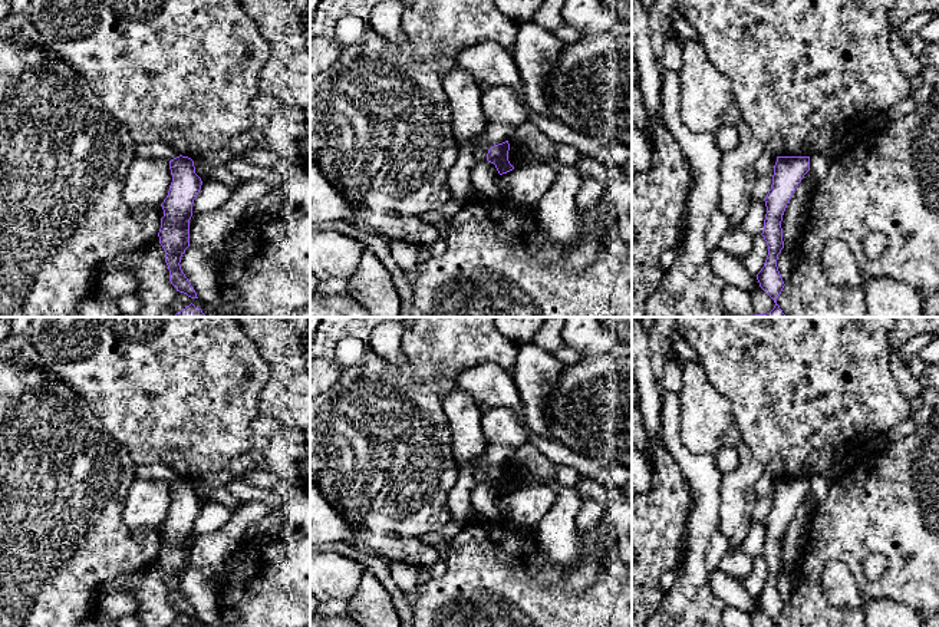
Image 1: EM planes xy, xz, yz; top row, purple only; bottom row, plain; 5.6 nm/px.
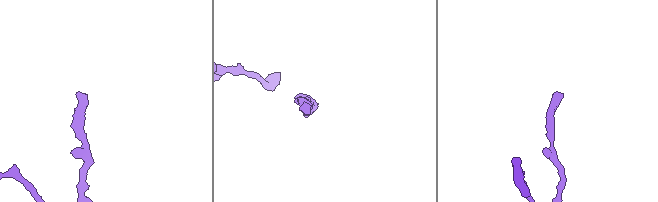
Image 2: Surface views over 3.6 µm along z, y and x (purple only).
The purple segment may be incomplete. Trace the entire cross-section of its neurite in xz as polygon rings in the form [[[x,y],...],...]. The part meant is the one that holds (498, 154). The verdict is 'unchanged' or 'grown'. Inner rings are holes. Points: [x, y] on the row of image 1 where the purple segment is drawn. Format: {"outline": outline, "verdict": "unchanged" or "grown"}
{"outline": [[[508,141],[494,145],[488,149],[487,161],[495,165],[500,175],[514,169],[514,166],[508,161],[508,151],[510,151]]], "verdict": "unchanged"}

